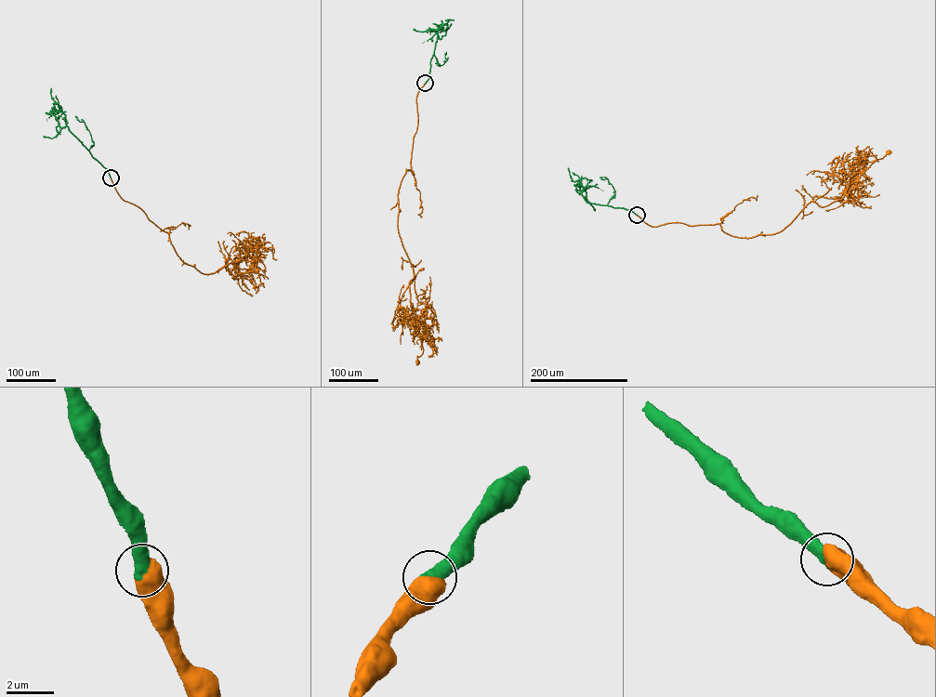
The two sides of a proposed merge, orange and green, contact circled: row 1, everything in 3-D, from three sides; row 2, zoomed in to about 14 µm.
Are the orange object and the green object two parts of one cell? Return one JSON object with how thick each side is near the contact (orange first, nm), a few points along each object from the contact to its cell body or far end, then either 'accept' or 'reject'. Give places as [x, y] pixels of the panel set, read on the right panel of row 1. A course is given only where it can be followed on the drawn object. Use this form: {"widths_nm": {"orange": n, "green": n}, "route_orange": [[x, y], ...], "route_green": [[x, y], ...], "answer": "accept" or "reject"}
{"widths_nm": {"orange": 750, "green": 500}, "route_orange": [[637, 215], [653, 227], [719, 223], [737, 237], [776, 233], [810, 203], [823, 206], [841, 199], [888, 152]], "route_green": [[637, 215], [629, 210], [586, 201], [582, 193], [580, 182], [583, 187], [594, 186], [602, 190]], "answer": "accept"}

